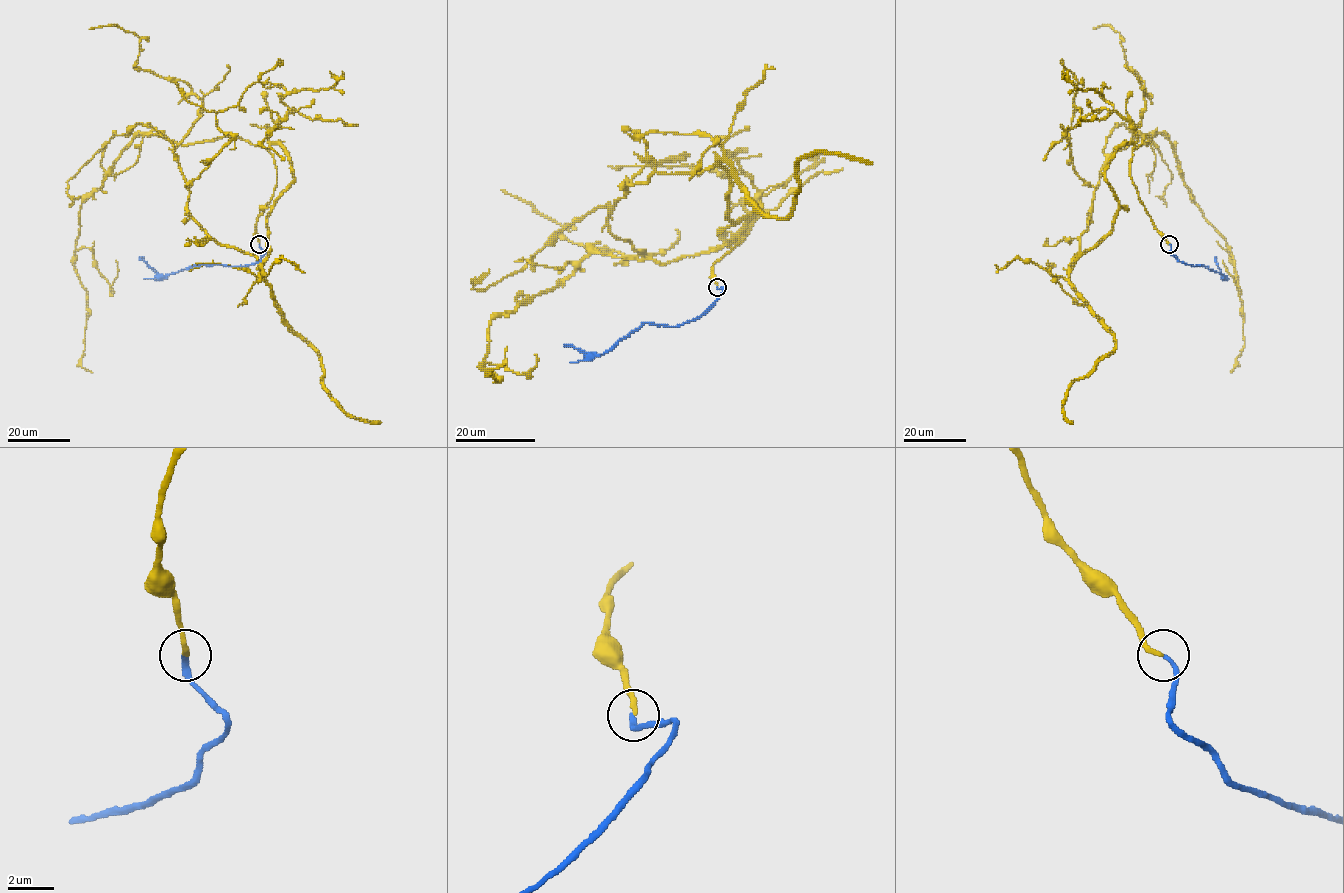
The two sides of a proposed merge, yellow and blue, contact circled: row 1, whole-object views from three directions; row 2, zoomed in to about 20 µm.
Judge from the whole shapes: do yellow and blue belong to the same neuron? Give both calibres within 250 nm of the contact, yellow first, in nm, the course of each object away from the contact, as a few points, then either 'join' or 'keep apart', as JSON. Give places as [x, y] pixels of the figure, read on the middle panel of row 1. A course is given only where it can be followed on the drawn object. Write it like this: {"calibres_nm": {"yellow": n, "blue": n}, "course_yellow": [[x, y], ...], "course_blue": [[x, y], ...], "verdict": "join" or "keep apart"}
{"calibres_nm": {"yellow": 220, "blue": 220}, "course_yellow": [[716, 287], [760, 206], [726, 216], [719, 163], [625, 188], [608, 229], [644, 256], [562, 239], [500, 189]], "course_blue": [[716, 287], [723, 290], [700, 316], [674, 327], [643, 323], [598, 355], [588, 355], [564, 345]], "verdict": "join"}

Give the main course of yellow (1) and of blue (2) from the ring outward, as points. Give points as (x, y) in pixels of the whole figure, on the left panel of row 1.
1: (259, 244), (285, 150), (269, 255), (220, 245), (173, 151), (202, 101), (89, 28)
2: (259, 244), (264, 254), (258, 262), (246, 266), (192, 266), (166, 275), (158, 275), (139, 257)

